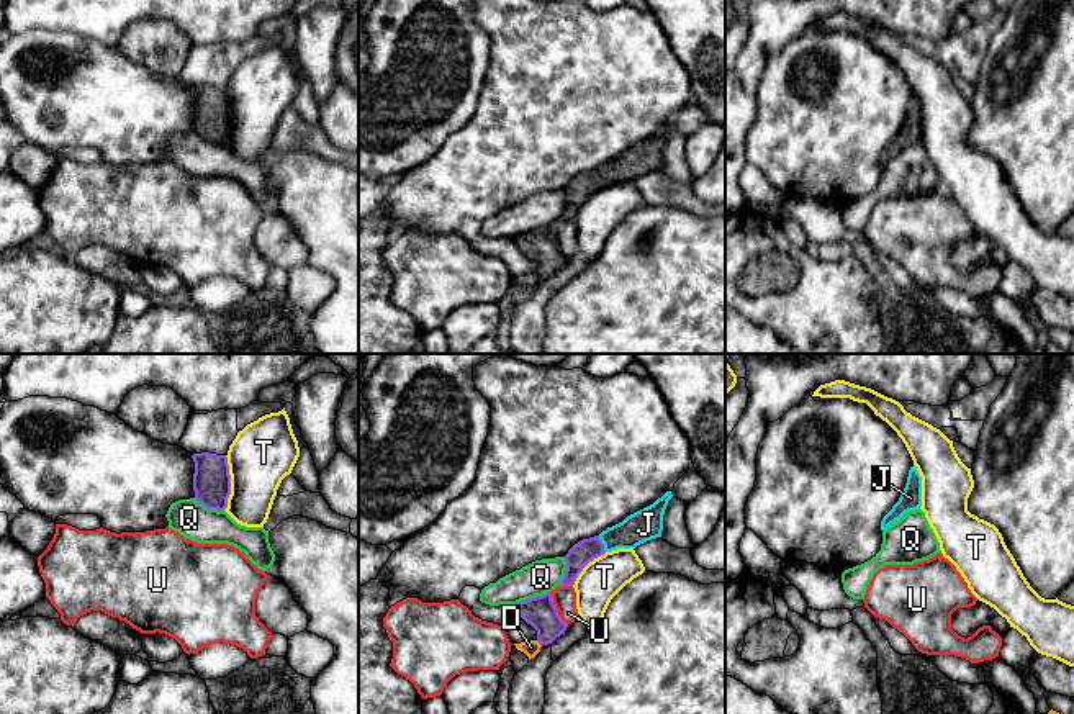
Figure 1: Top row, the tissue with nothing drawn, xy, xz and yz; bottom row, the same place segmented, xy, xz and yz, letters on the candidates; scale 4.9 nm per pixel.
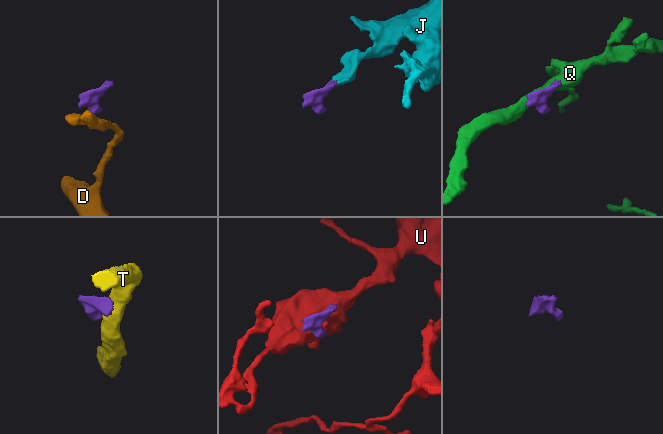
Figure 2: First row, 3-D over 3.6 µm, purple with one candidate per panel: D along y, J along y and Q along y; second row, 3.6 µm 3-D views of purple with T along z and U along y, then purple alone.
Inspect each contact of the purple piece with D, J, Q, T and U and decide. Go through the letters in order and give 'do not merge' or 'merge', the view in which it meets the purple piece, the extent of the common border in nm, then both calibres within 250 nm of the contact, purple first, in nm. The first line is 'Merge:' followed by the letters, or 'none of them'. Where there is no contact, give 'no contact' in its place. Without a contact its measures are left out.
Merge: J
D: do not merge; contact in xz; length 40 nm; calibres 160 and 80 nm
J: merge; contact in xz; length 90 nm; calibres 120 and 160 nm
Q: do not merge; contact in xz; length 190 nm; calibres 160 and 170 nm
T: do not merge; contact in xy; length 280 nm; calibres 190 and 320 nm
U: do not merge; contact in xz; length 180 nm; calibres 160 and 110 nm

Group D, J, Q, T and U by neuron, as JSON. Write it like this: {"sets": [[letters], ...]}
{"sets": [["D"], ["J"], ["Q"], ["T"], ["U"]]}

